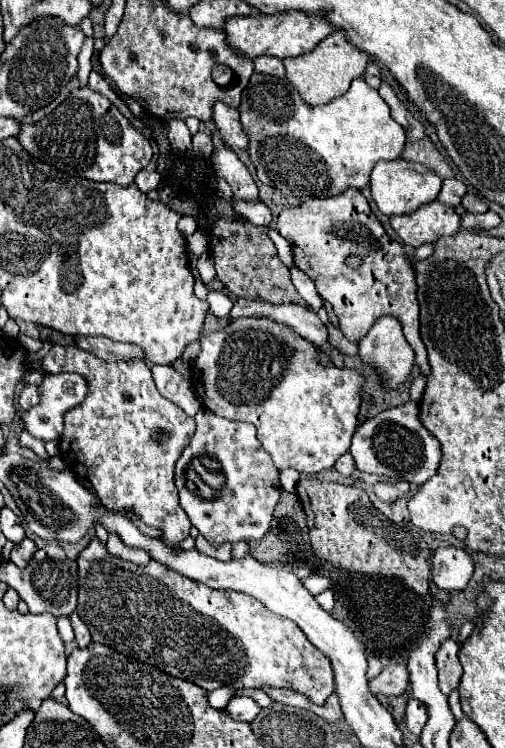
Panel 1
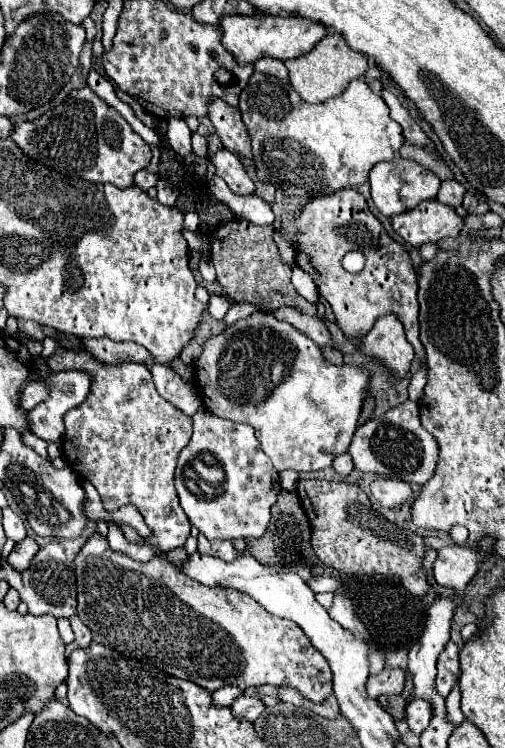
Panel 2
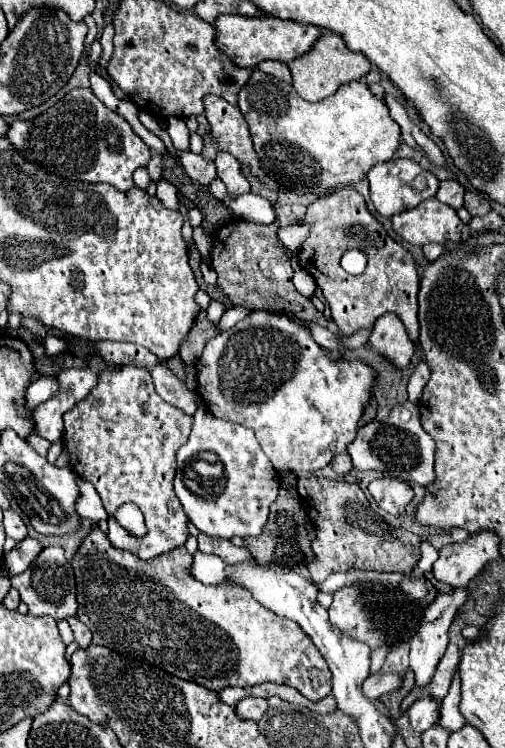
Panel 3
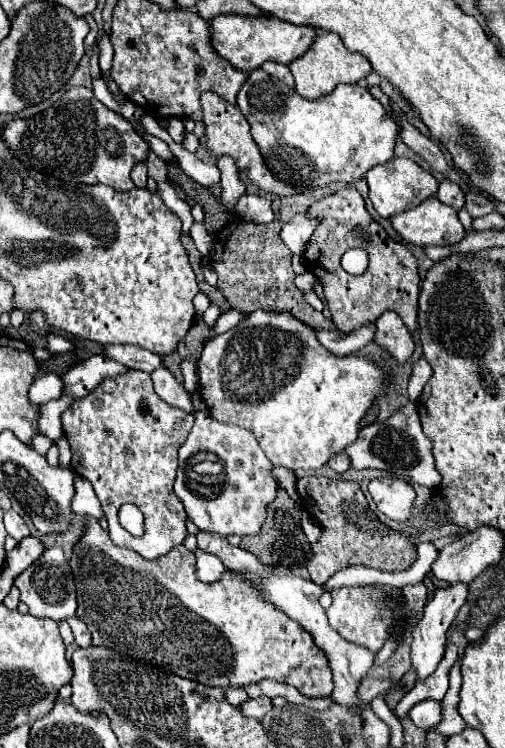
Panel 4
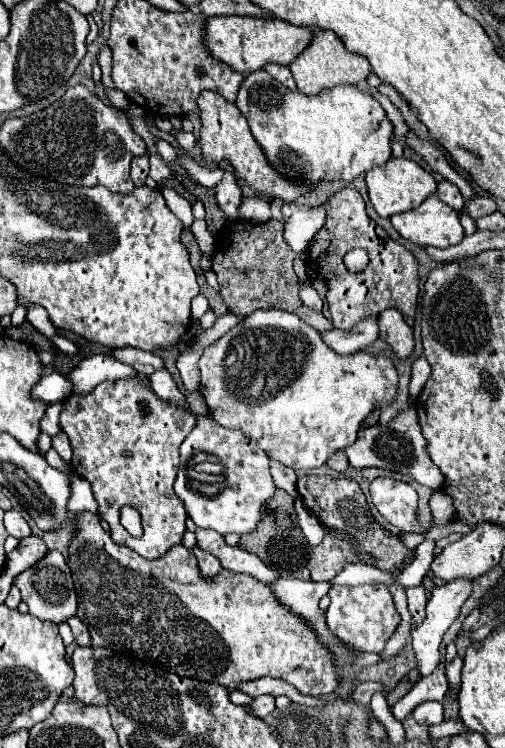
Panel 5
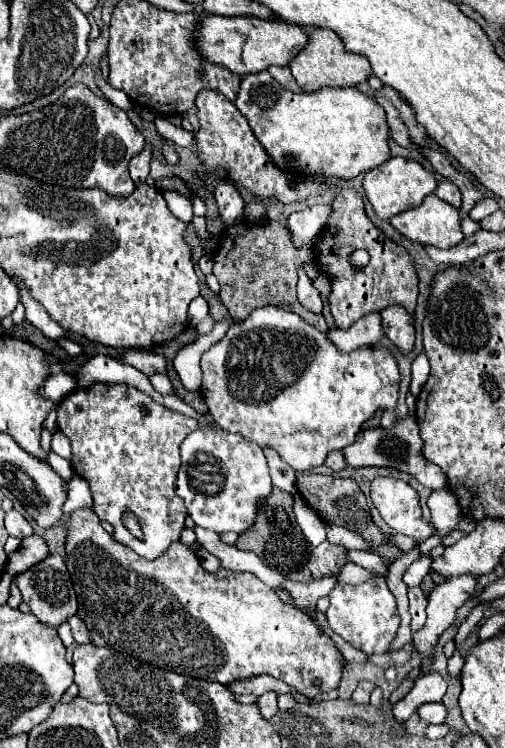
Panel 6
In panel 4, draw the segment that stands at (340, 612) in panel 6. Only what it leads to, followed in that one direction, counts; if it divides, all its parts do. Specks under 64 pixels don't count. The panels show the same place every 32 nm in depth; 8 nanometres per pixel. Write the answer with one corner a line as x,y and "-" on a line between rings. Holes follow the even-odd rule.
358,586
358,588
336,588
332,590
332,606
328,608
328,620
332,628
340,632
346,640
354,644
364,644
372,652
378,652
390,636
394,614
386,600
386,592
374,586

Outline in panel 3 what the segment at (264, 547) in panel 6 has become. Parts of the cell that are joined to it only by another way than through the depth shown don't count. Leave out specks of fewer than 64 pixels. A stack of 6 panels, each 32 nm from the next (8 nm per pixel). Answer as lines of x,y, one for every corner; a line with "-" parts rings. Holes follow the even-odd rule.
286,488
280,490
276,502
270,508
268,524
264,526
264,532
260,538
246,538
244,546
250,550
250,554
256,558
258,564
280,564
280,566
308,566
314,560
314,552
310,548
310,538
306,530
306,512
298,498
294,498

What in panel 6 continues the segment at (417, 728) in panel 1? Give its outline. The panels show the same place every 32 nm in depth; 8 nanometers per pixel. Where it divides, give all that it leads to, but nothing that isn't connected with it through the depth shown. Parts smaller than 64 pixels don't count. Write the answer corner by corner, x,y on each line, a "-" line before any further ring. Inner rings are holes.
430,702
430,704
422,704
416,714
420,716
420,720
424,720
426,724
442,724
446,718
446,708
442,702

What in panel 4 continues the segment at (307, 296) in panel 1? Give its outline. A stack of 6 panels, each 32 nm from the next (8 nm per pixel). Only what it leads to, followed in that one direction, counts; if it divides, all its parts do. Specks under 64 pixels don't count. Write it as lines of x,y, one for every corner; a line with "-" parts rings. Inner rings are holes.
302,272
302,274
296,274
296,278
294,278
294,284
296,284
296,288
300,290
300,292
310,292
312,288
314,288
314,284
316,284
316,278
312,276
312,272

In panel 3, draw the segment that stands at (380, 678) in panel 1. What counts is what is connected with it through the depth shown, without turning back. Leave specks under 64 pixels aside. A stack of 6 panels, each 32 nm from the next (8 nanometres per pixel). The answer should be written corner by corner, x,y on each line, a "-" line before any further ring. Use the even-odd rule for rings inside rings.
394,672
372,674
372,676
368,676
366,682
364,682
364,694
366,694
370,700
376,700
376,698
380,698
382,694
390,694
390,692
400,690
400,686
402,686
402,676
400,676
400,674
394,674

